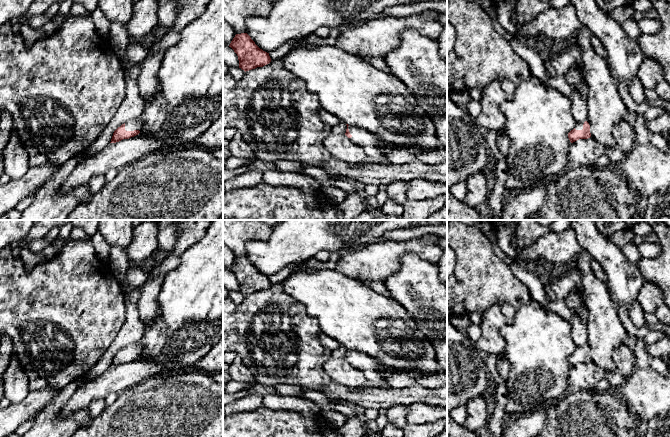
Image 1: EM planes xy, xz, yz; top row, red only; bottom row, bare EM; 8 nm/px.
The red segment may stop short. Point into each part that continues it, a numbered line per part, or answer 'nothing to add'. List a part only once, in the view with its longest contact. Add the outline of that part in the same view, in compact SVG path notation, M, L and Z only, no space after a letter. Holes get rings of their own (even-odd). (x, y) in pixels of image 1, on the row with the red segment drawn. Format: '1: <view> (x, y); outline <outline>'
1: xy (135, 124); outline M139 118L128 120L125 122L126 131L134 131L134 130L140 131L142 126L143 126L143 122Z

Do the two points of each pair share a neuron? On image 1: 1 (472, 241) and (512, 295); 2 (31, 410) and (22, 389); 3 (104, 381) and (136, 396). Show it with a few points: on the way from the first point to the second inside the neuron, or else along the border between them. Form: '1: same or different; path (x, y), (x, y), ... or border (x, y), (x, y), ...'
1: same; path (475, 254), (476, 259), (499, 282)
2: different; border (30, 391), (19, 402), (11, 404)
3: different; border (145, 379), (125, 388), (118, 394)

